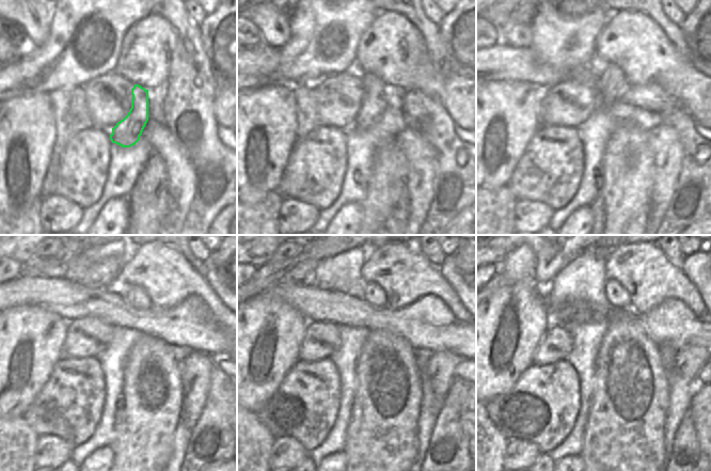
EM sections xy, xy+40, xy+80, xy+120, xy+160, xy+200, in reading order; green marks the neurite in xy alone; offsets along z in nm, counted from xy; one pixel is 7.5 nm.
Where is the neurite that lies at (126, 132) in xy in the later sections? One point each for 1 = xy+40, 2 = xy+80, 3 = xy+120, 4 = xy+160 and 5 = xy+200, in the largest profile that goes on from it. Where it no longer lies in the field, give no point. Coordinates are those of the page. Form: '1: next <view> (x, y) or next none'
1: next xy+40 (376, 92)
2: next xy+80 (613, 85)
3: next xy+120 (135, 295)
4: next xy+160 (374, 295)
5: next xy+200 (618, 298)

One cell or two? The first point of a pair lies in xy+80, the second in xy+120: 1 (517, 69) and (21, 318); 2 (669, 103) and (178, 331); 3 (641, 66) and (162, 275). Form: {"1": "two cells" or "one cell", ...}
{"1": "two cells", "2": "one cell", "3": "one cell"}

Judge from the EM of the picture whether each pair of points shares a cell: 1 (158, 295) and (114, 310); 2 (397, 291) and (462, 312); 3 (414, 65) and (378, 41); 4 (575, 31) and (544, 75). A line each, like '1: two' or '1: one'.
1: two
2: one
3: one
4: two

